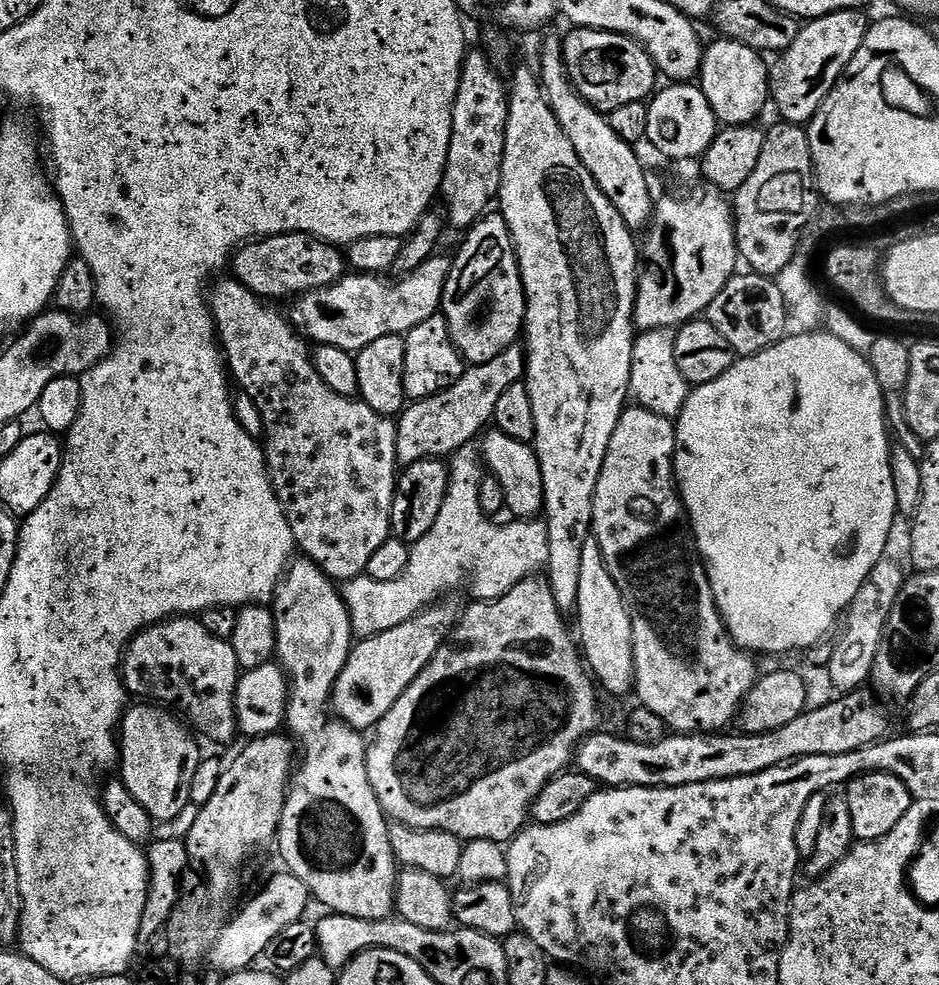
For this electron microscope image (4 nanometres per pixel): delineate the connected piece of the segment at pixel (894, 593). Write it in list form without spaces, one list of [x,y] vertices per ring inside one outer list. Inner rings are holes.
[[[885,558],[878,561],[874,570],[870,570],[866,582],[862,582],[843,621],[844,633],[840,640],[835,641],[834,656],[826,667],[829,682],[840,691],[837,693],[855,692],[857,688],[863,688],[871,681],[874,658],[885,643],[884,632],[889,631],[888,619],[898,598],[898,590],[902,590],[905,579],[906,572],[891,558]]]

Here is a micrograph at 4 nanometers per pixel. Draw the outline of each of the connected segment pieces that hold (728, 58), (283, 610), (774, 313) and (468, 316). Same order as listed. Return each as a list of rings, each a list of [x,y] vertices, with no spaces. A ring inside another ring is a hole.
[[[716,38],[720,40],[716,40],[711,45],[710,43],[704,49],[704,61],[700,63],[700,74],[698,77],[698,87],[701,88],[702,91],[706,94],[706,98],[710,102],[710,106],[714,110],[714,114],[716,115],[717,121],[721,125],[731,126],[733,124],[751,124],[753,122],[759,121],[760,111],[763,110],[764,107],[769,107],[770,104],[770,68],[766,63],[764,65],[765,57],[761,55],[761,53],[756,52],[750,46],[746,46],[742,42],[738,42],[737,40],[729,40],[727,38]]]
[[[296,558],[291,561],[290,567],[284,573],[284,579],[276,588],[276,594],[271,601],[270,607],[276,614],[276,654],[278,663],[290,677],[290,699],[288,702],[288,714],[286,717],[286,728],[289,733],[304,747],[304,761],[299,761],[294,772],[294,783],[291,785],[288,801],[284,803],[282,818],[280,819],[280,831],[278,833],[278,845],[280,844],[280,856],[284,859],[283,867],[291,872],[302,886],[306,886],[311,899],[320,904],[325,904],[329,913],[337,916],[349,916],[350,918],[366,918],[367,920],[387,920],[396,912],[396,882],[398,879],[398,861],[390,846],[390,834],[388,826],[389,817],[385,816],[378,798],[374,794],[374,786],[370,784],[368,773],[368,744],[363,740],[357,729],[351,728],[343,720],[337,718],[330,711],[332,702],[332,691],[338,682],[338,674],[348,661],[348,655],[352,652],[354,633],[352,631],[352,619],[348,613],[348,607],[344,601],[341,589],[337,587],[331,576],[323,572],[317,564],[313,564],[307,558]]]
[[[737,274],[730,282],[726,282],[726,286],[718,290],[718,298],[710,302],[706,313],[706,319],[712,323],[714,330],[718,330],[718,334],[730,342],[740,358],[753,356],[774,346],[789,331],[790,305],[786,292],[775,279],[759,274],[747,275]]]
[[[485,214],[472,225],[460,253],[452,260],[452,269],[444,287],[442,314],[448,323],[454,346],[469,365],[485,364],[490,358],[498,358],[502,350],[513,347],[521,339],[524,326],[524,290],[516,261],[511,232],[500,214]]]

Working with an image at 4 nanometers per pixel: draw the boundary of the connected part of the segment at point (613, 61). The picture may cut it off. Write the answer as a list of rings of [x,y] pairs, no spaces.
[[[573,27],[571,31],[562,40],[564,68],[584,101],[607,114],[618,106],[626,106],[626,102],[647,101],[653,95],[658,81],[656,63],[638,41],[620,32],[603,32],[597,28]]]

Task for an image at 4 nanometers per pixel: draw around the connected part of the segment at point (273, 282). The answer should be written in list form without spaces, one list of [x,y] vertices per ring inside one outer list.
[[[283,232],[245,243],[233,255],[230,268],[236,271],[233,272],[235,279],[245,284],[254,295],[276,301],[283,296],[295,298],[338,282],[346,275],[346,256],[329,240],[305,232]]]

